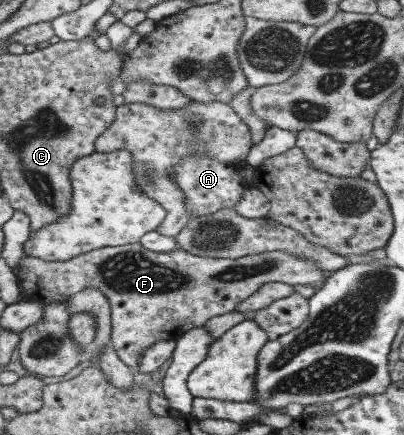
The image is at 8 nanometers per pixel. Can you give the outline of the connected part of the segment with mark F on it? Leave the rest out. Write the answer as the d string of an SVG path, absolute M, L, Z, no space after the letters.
M138 242L99 248L64 262L50 262L26 255L19 264L18 286L21 299L38 300L45 304L69 300L85 288L97 288L103 292L111 304L112 345L128 366L138 367L142 353L153 344L161 340L178 340L185 332L204 326L215 316L234 311L239 303L250 299L265 284L311 284L316 290L326 282L324 271L306 256L295 256L295 253L280 250L232 259L200 256L180 248L172 252L154 252Z

